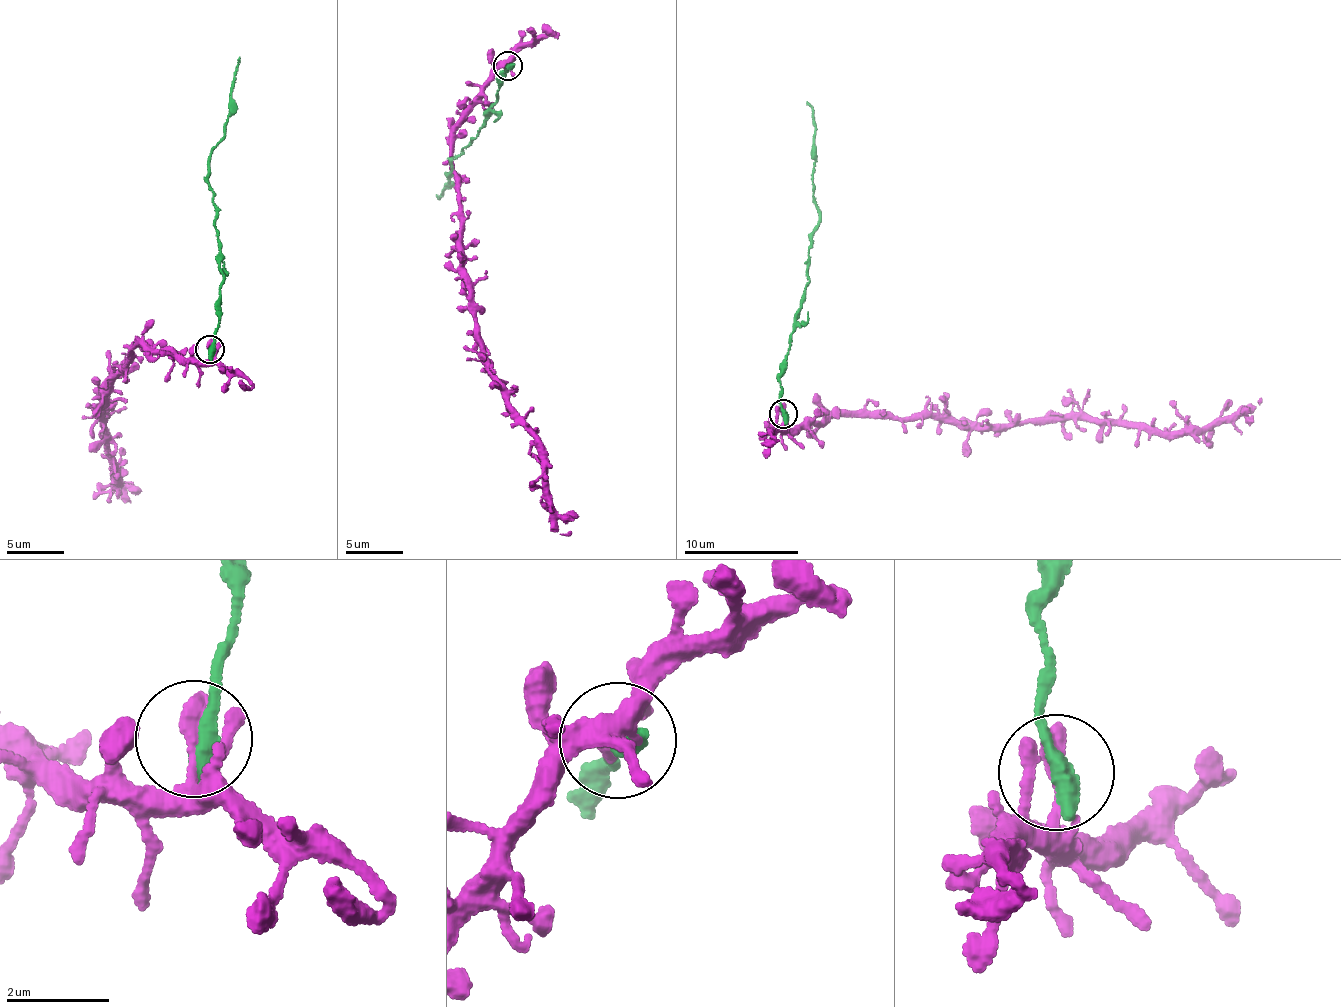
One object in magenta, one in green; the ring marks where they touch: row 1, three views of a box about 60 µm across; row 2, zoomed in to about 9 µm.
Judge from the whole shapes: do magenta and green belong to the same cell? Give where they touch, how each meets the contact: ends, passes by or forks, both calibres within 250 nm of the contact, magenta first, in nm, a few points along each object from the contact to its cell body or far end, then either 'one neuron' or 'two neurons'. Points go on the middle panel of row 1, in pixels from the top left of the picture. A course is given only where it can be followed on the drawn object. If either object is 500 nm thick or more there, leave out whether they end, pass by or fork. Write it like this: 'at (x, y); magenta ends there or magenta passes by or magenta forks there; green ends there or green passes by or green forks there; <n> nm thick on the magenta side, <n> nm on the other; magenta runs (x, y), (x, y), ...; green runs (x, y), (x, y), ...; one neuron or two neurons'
at (508, 66); magenta ends there; green ends there; 360 nm thick on the magenta side, 440 nm on the other; magenta runs (507, 65), (453, 134), (462, 275), (482, 357), (511, 417), (534, 438), (559, 533), (572, 533); green runs (507, 65), (495, 103), (474, 138), (460, 150), (437, 197); two neurons

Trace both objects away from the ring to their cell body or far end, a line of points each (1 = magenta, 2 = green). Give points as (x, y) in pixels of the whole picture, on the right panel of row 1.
1: (782, 414), (787, 430), (834, 416), (906, 420), (922, 415), (978, 425), (1064, 421), (1204, 433), (1261, 403)
2: (782, 414), (780, 374), (808, 279), (807, 246), (818, 223), (818, 207), (811, 183), (814, 125), (808, 100)

